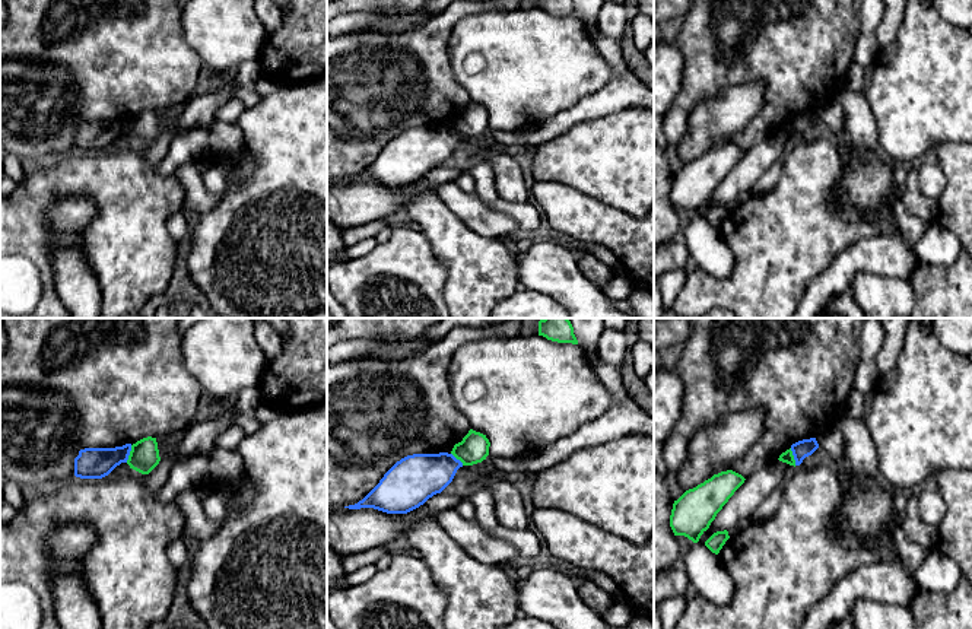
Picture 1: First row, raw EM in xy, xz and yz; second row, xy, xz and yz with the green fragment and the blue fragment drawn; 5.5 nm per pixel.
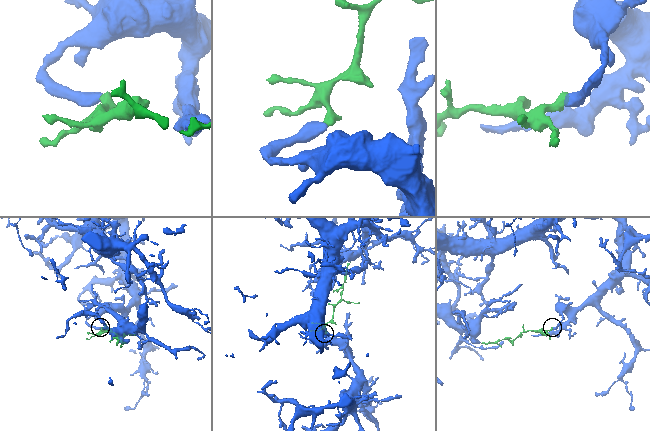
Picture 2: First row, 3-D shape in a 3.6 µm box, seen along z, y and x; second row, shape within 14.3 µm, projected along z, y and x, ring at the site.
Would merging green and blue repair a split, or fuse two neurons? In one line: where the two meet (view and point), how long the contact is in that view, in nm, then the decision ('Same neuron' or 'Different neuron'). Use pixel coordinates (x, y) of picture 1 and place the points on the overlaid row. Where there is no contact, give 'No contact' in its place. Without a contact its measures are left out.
Touches green at xy (130, 454). Shared border 100 nm. Different neuron

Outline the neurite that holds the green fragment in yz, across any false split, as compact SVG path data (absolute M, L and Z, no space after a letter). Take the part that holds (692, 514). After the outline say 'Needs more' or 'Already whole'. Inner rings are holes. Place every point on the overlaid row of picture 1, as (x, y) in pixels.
M727 470L686 490L673 503L670 527L674 536L684 536L698 543L744 480L741 474Z. Already whole

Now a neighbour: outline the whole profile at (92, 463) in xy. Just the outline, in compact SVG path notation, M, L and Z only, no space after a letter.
M131 444L115 448L85 448L74 458L74 476L80 479L102 479L117 466L127 463Z

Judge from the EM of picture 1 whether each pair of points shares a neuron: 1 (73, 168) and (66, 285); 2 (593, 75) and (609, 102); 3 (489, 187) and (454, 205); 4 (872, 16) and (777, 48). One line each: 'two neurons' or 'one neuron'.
1: two neurons
2: two neurons
3: two neurons
4: two neurons

